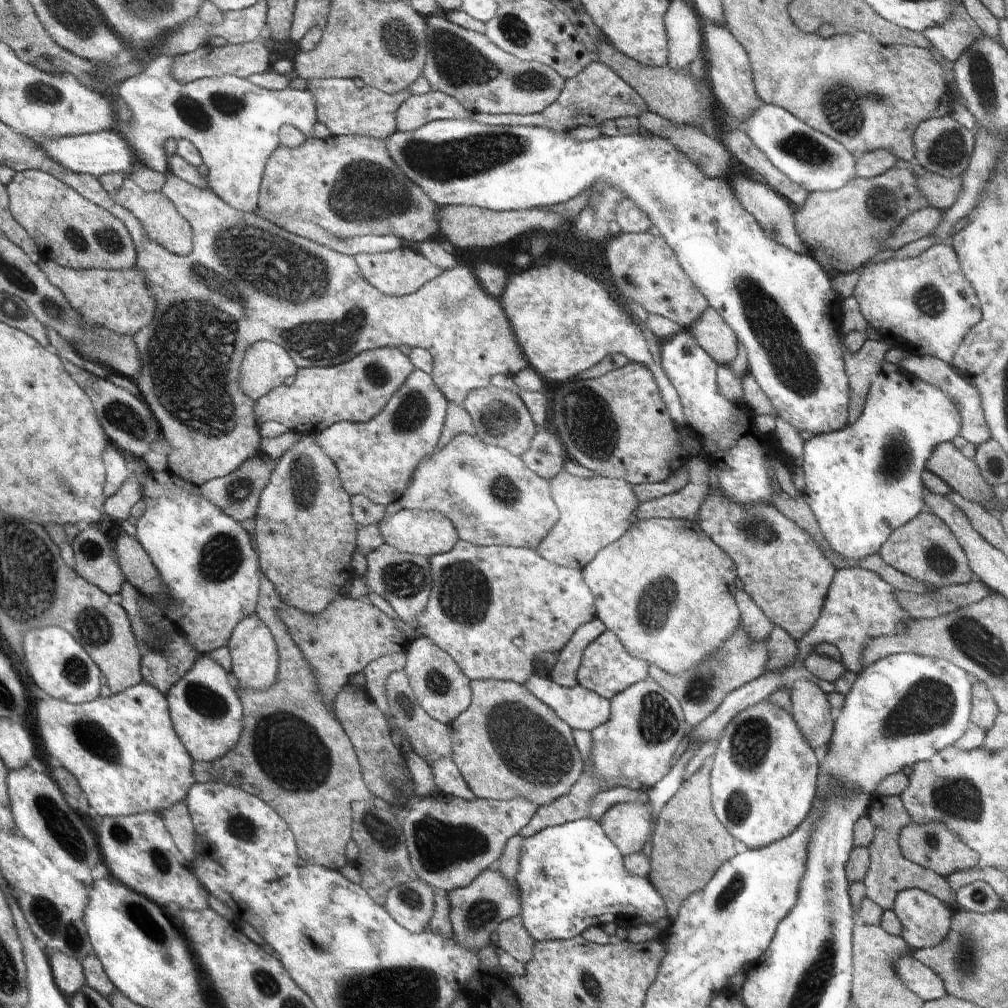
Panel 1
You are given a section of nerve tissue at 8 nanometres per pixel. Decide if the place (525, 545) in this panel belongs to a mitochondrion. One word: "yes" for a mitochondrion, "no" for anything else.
no

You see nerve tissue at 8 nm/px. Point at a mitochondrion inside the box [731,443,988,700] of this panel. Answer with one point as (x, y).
(758, 530)

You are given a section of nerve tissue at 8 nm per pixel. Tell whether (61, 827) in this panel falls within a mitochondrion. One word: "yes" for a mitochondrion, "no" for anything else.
yes

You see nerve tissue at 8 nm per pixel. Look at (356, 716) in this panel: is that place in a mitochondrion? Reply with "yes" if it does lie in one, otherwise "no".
no

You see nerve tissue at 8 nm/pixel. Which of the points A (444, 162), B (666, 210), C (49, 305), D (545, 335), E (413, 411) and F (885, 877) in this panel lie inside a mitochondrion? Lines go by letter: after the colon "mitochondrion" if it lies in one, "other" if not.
A: mitochondrion
B: mitochondrion
C: mitochondrion
D: other
E: mitochondrion
F: other

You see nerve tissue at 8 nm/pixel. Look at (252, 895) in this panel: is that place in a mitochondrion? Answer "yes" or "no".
no

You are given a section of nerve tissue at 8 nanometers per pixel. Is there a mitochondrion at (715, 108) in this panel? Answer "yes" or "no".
no

